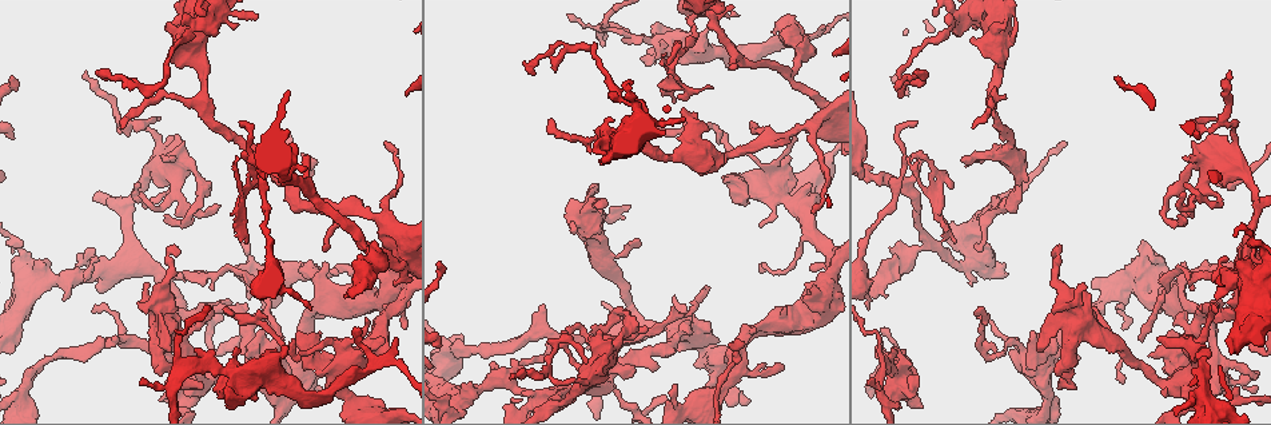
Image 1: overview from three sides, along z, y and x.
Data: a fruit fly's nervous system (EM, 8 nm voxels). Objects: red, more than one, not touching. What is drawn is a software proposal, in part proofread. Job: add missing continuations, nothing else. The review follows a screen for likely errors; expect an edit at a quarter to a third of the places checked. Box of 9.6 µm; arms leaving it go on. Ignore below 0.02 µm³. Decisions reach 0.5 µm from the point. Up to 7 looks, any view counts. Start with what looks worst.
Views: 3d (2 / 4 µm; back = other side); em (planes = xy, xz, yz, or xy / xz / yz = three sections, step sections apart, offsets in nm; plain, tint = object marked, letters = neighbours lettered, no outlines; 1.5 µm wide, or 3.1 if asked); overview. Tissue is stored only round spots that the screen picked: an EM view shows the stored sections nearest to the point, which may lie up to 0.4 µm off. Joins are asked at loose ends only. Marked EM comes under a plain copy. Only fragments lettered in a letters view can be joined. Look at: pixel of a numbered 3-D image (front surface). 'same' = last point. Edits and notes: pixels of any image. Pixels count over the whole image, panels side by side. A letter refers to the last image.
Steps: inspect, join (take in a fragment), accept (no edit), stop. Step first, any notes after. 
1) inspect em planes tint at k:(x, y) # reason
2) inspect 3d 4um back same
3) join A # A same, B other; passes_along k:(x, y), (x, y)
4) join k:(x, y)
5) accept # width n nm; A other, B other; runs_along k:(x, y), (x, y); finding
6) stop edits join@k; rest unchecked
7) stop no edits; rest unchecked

inspect em planes letters at 1:(674, 103) # branch stops here

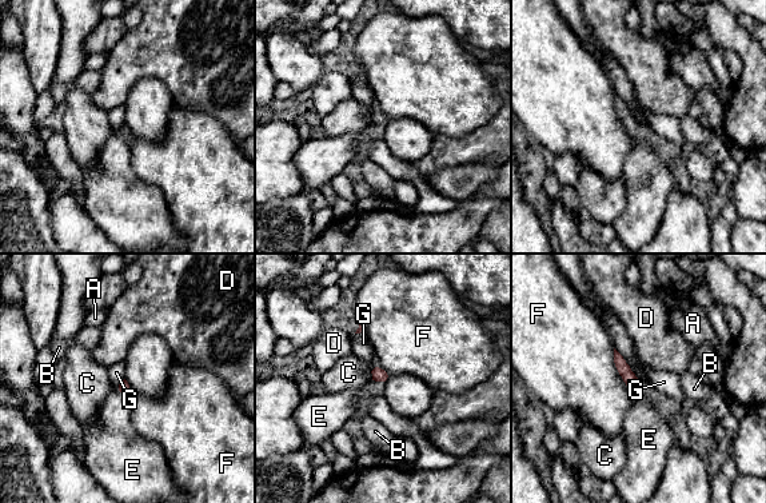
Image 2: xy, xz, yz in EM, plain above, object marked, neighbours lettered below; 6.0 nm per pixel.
accept # longest_contact F 320 nm; A other, B other, C other, D other, E other, F other, G other; border 2:(614, 347), (614, 366), (634, 396); none of them fits

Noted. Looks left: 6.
inspect 3d 2um at 1:(1229, 303) # an open end

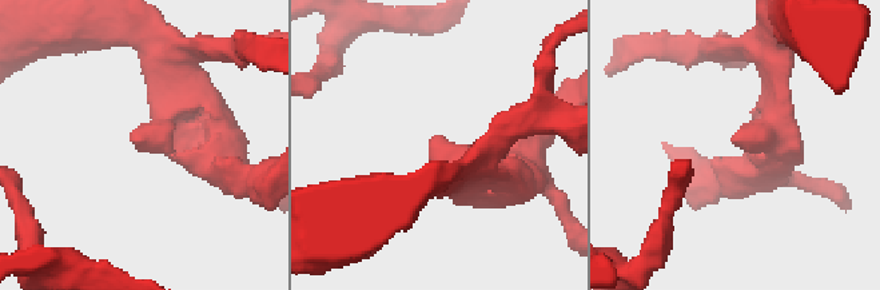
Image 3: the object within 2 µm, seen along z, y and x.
inspect em xy step 4 letters at 3:(736, 146)

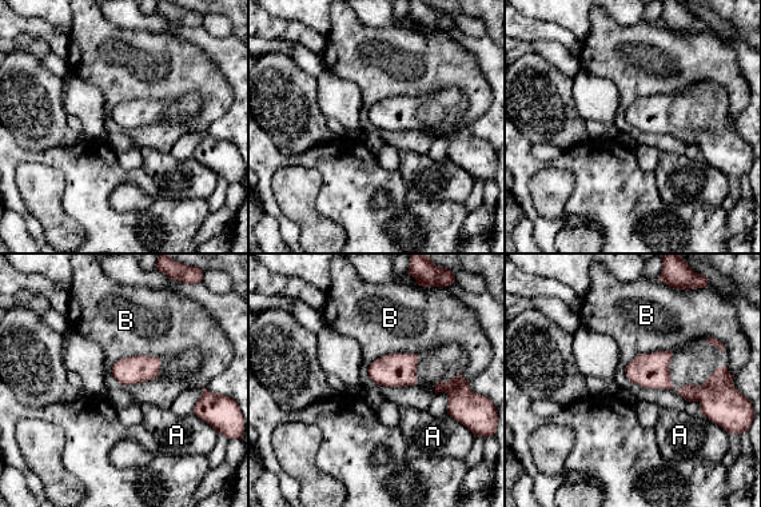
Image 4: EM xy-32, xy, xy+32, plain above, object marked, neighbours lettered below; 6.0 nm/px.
inspect em planes letters same

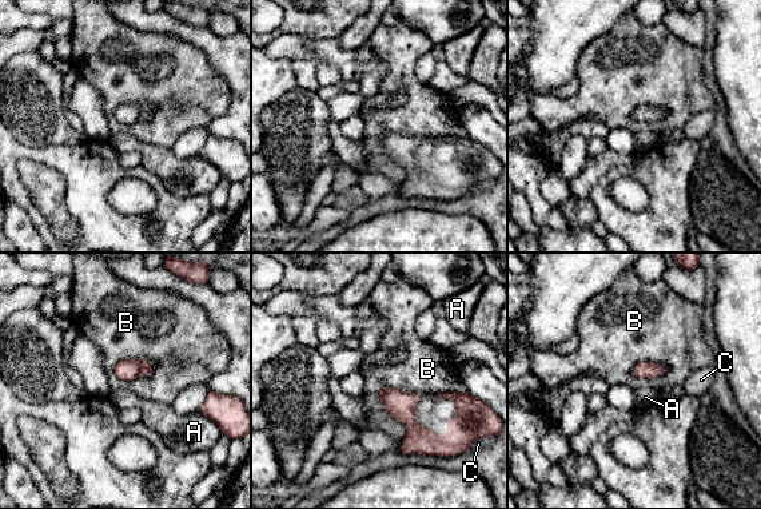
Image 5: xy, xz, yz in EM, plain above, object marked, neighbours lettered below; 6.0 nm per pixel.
accept # A other, B other, C other; none of them fits

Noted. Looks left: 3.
inspect 3d 4um at 1:(882, 331) # thin end

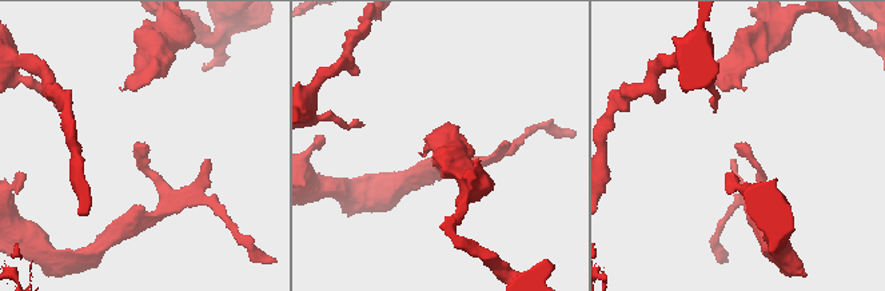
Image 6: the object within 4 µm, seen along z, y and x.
inspect em xy step 8 letters at 6:(134, 147) # shape alone is not enough

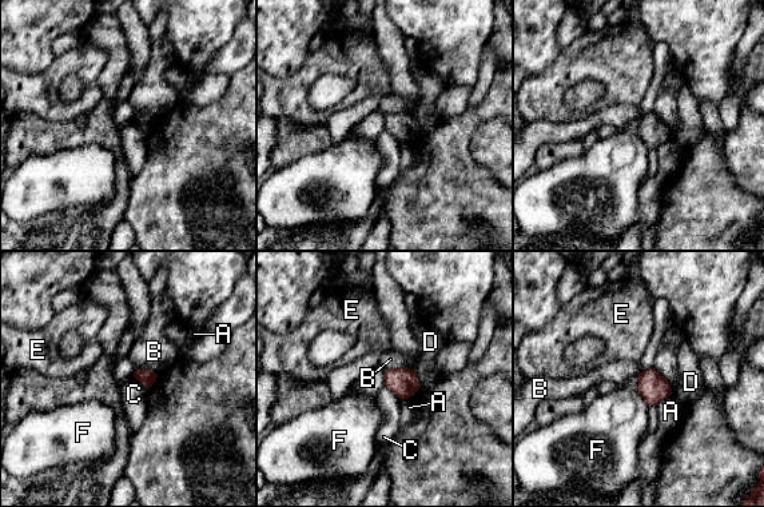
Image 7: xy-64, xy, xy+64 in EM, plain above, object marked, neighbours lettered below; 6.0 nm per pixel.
accept # A other, B other, C other, D other, E other, F other; border 7:(136, 368), (150, 368), (158, 374); none of them fits

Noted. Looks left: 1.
stop no edits; rest unchecked

